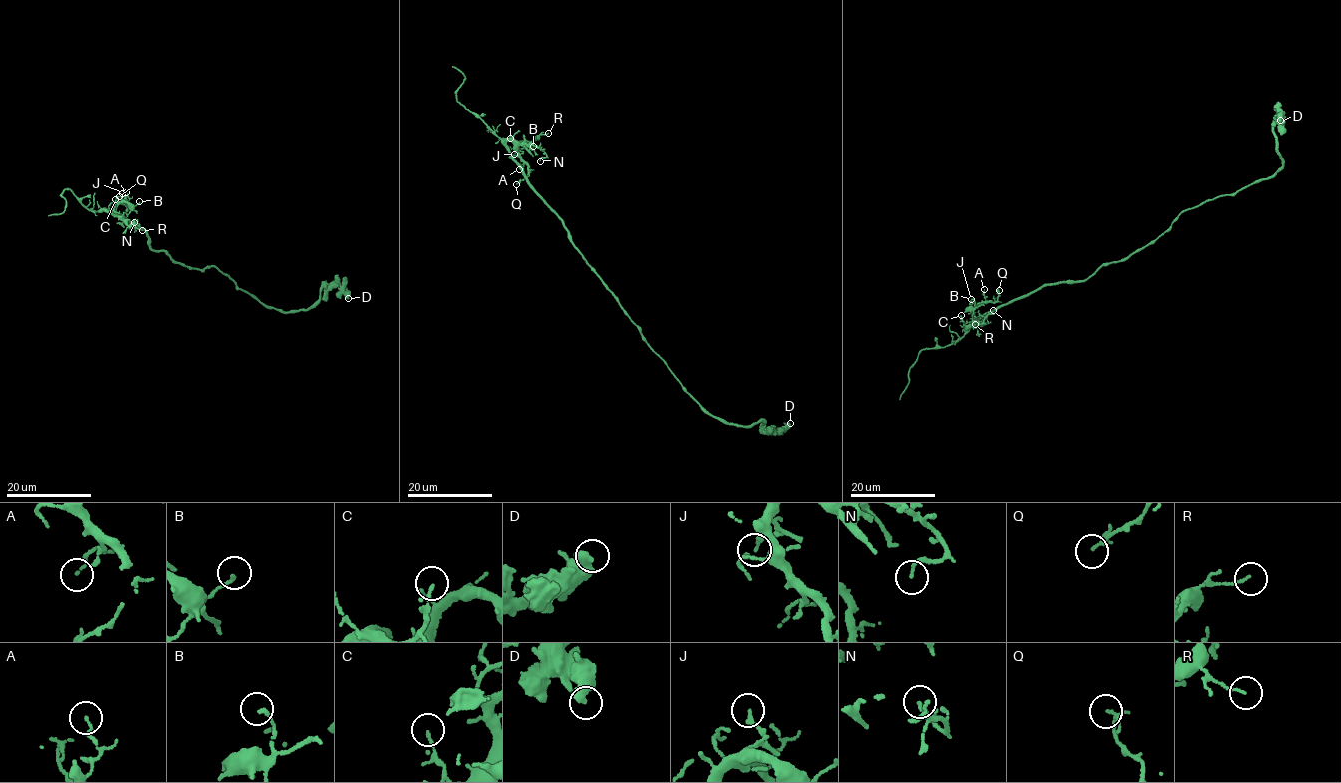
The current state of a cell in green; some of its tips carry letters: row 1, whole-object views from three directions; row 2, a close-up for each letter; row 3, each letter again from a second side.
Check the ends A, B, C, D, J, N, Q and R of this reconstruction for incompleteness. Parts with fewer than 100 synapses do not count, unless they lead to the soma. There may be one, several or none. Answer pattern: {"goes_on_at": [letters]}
{"goes_on_at": []}

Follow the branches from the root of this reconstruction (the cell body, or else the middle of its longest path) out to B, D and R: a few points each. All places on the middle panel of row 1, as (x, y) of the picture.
B: (602, 281), (582, 257), (564, 224), (532, 188), (506, 143), (511, 140), (514, 149), (523, 143), (533, 146)
D: (602, 281), (679, 383), (710, 414), (748, 427), (761, 420), (764, 422), (761, 425), (769, 431), (790, 423)
R: (602, 281), (582, 257), (564, 224), (532, 188), (512, 159), (506, 143), (510, 140), (527, 144), (548, 133)

